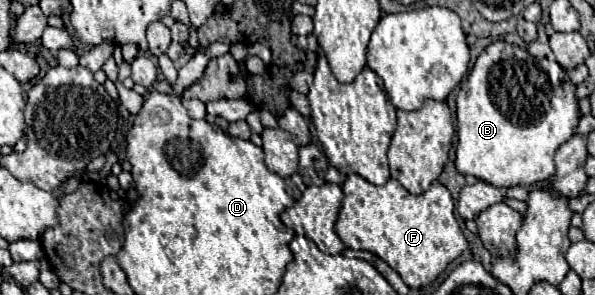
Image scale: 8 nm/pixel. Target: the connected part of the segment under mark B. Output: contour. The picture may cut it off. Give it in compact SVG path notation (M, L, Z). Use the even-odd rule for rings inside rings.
M493 42L475 60L469 78L463 82L461 92L457 96L459 142L455 166L461 174L471 174L497 188L529 186L551 180L551 176L555 174L553 154L563 142L573 136L577 122L579 102L575 96L575 84L565 76L565 70L557 62L549 62L547 58L533 58L527 50L507 42Z

